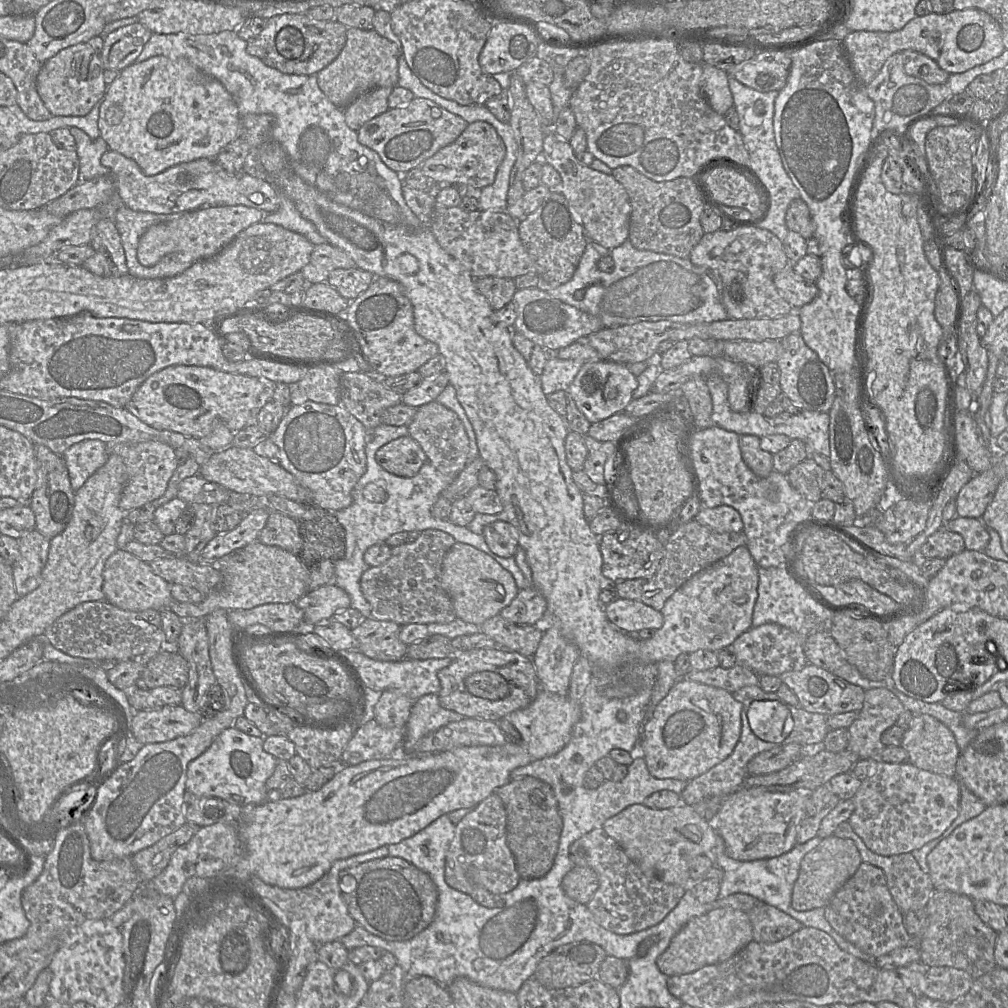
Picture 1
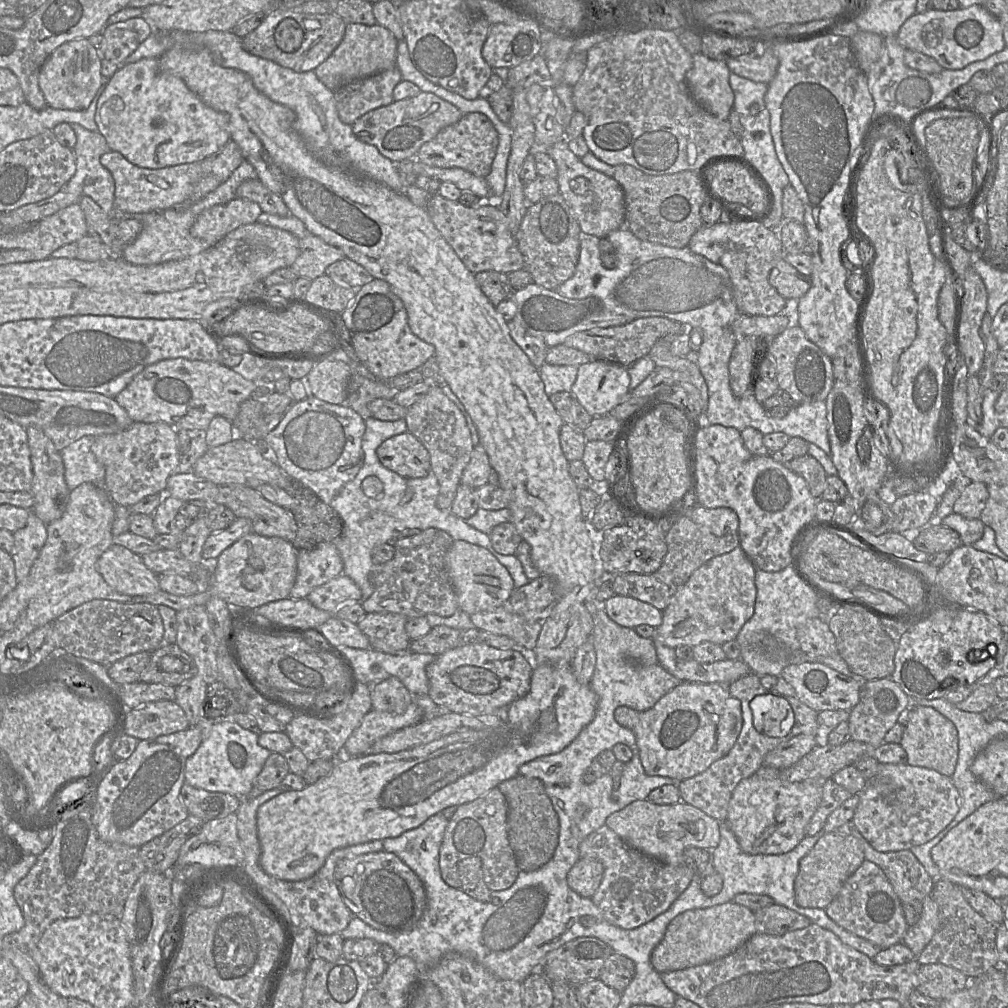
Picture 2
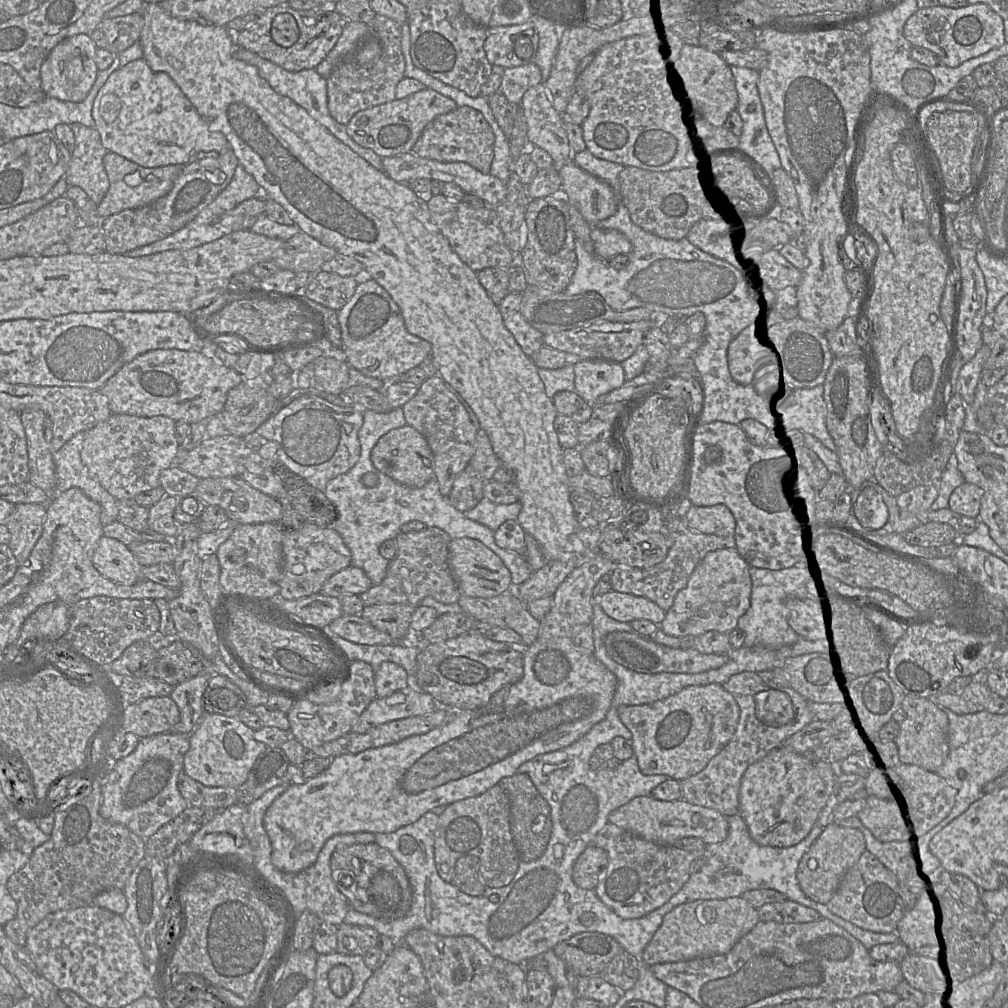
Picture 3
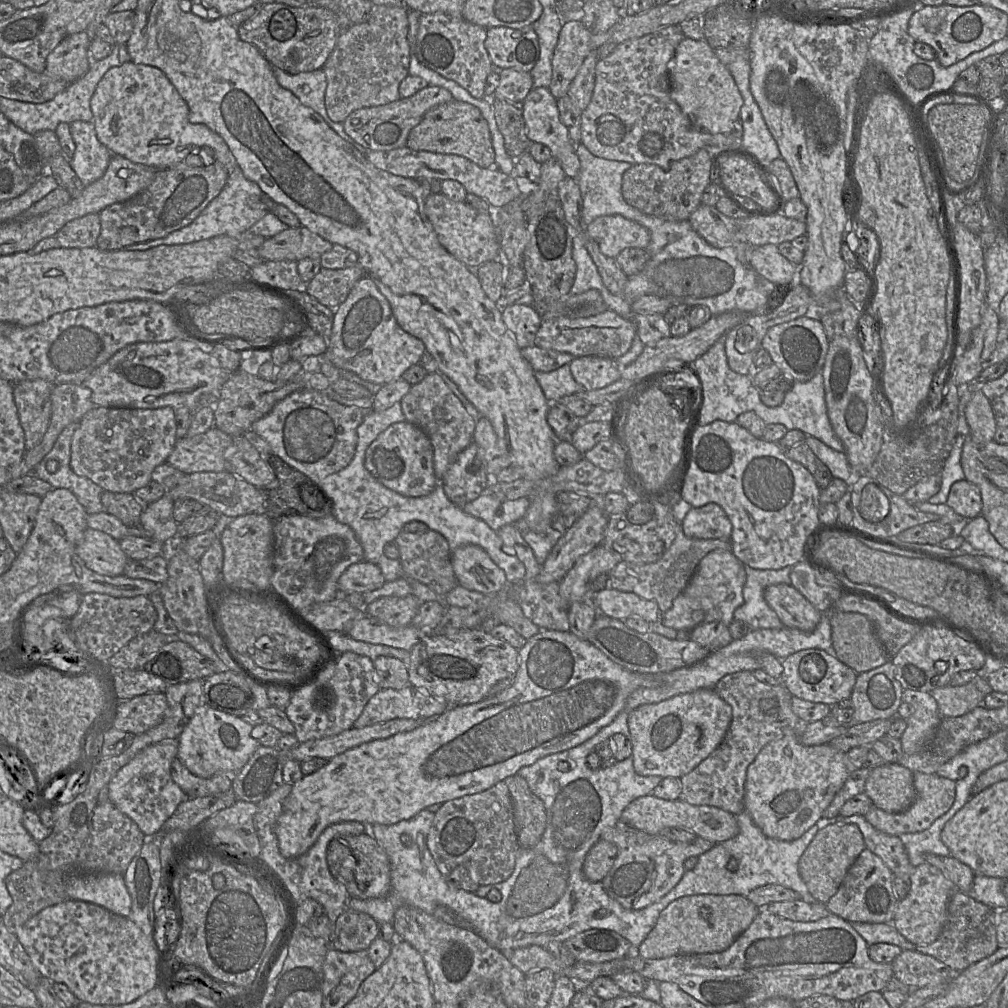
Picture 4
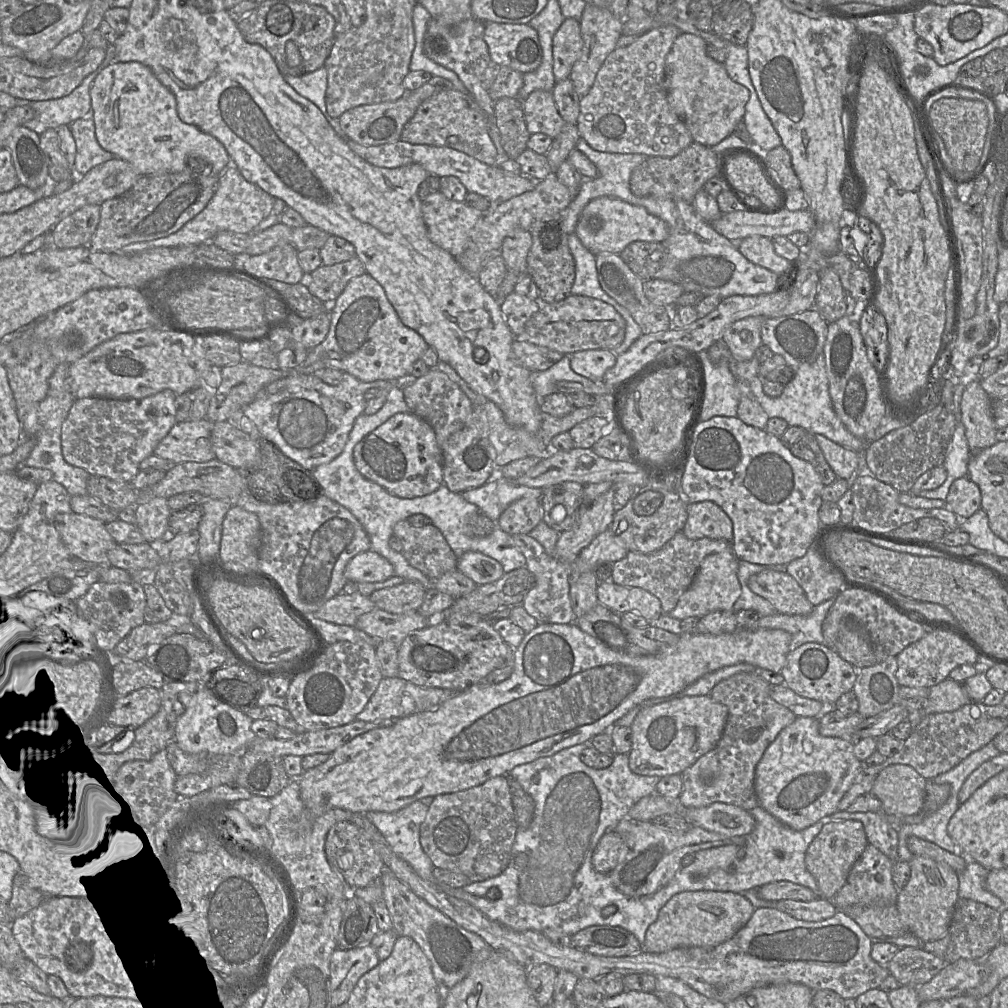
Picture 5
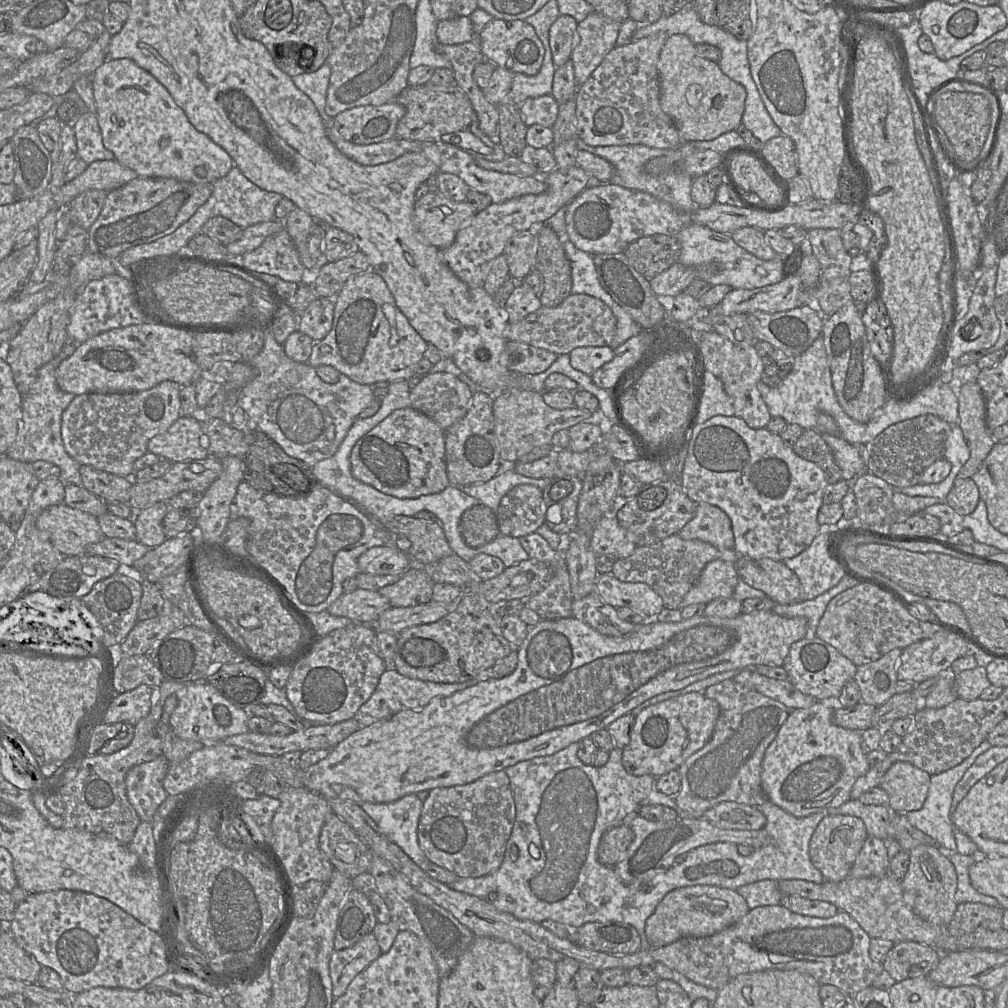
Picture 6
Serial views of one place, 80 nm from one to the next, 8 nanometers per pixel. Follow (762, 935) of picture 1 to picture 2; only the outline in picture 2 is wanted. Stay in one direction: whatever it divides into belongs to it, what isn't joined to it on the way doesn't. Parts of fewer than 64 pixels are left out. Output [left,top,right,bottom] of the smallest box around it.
[754,903,811,936]

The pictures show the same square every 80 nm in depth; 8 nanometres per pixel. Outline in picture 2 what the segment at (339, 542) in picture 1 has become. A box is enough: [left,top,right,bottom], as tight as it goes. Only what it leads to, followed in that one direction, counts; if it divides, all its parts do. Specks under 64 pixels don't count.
[291,481,342,549]

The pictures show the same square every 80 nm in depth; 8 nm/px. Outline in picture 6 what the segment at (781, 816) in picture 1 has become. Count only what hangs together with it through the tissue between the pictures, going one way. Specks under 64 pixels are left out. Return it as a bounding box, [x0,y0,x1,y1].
[761,701,870,817]

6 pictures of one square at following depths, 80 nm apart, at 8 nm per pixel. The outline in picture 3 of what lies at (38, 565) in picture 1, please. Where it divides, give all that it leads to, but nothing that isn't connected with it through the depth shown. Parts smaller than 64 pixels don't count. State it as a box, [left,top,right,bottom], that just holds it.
[6,503,46,567]

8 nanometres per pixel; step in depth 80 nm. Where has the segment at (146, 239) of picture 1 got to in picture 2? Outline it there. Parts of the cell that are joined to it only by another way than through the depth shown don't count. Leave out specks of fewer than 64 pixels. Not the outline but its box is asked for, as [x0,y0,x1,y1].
[190,198,262,245]

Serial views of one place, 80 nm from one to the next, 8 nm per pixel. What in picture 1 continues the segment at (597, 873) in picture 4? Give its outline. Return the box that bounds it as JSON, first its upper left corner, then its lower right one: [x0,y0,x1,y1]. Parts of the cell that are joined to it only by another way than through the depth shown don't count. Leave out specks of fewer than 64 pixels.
[562,866,599,905]

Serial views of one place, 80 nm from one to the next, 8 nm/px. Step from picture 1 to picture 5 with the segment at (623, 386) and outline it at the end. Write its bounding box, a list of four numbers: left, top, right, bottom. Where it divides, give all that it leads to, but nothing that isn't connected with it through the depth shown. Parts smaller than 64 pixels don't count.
[570,350,616,382]

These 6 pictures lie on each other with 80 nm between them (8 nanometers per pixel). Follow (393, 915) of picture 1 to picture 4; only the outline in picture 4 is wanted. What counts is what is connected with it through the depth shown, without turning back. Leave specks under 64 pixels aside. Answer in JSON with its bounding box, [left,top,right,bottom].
[327,833,390,898]

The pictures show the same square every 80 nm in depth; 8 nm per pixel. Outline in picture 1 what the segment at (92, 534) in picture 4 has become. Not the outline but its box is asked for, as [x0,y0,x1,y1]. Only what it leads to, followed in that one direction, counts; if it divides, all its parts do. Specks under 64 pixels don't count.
[102,548,172,612]

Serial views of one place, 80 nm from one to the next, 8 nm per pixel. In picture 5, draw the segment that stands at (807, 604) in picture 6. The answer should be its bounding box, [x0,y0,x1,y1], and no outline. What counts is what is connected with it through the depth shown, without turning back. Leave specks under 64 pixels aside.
[757,597,836,650]

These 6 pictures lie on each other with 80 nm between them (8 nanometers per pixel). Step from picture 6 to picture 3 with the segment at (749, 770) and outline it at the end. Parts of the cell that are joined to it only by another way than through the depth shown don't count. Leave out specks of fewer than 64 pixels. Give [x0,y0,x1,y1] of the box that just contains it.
[680,672,813,817]

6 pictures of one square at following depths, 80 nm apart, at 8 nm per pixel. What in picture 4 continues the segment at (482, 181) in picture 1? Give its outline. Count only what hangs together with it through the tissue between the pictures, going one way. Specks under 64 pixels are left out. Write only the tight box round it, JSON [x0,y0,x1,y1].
[406,99,495,168]

